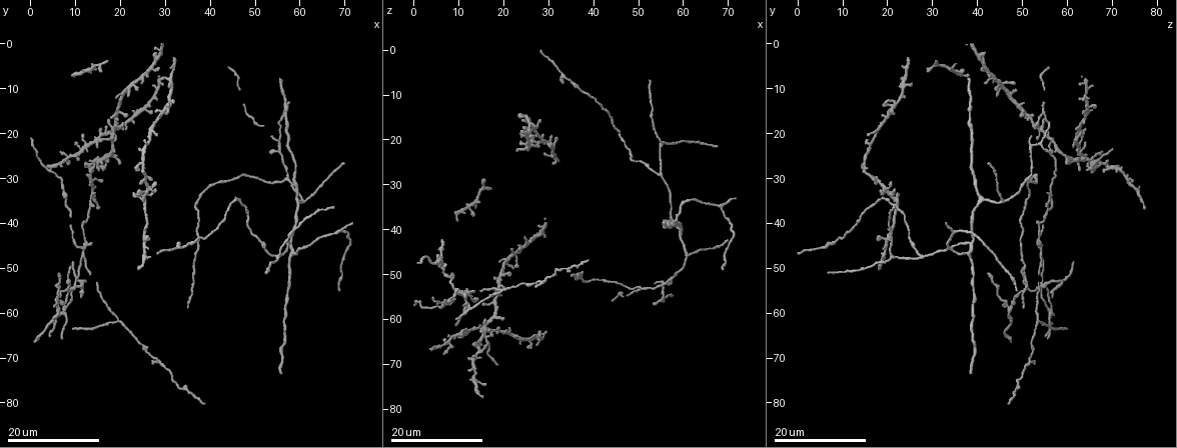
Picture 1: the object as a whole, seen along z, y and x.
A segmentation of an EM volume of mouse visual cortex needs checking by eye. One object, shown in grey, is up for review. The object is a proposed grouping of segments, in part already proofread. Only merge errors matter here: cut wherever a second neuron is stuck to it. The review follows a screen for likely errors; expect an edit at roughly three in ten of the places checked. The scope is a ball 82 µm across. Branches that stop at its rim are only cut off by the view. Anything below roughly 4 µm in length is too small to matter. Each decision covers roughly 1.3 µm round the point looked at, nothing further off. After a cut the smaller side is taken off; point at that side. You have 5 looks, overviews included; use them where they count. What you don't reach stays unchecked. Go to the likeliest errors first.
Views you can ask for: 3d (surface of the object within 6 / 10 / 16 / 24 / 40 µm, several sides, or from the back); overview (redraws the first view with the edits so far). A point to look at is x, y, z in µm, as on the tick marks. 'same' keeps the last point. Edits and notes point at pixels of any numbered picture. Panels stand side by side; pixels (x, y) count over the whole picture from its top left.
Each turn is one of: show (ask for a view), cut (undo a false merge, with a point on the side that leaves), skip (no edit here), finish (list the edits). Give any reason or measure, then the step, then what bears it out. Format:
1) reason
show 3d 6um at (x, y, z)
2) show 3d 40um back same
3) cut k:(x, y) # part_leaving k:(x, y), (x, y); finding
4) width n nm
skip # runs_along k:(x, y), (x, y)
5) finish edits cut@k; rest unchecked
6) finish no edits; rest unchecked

three arms meet
show 3d 24um at (19.0, 61.5, 53.5)

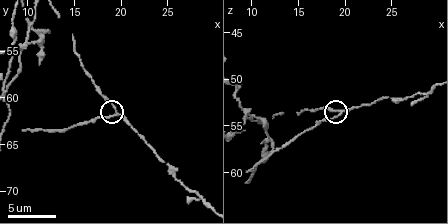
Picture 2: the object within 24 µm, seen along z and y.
closer look
show 3d 6um at (19.4, 61.6, 53.4)

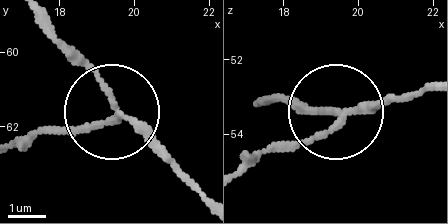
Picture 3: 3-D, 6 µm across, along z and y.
arms 3
cut 3:(49, 132) # part_leaving 3:(101, 125), (18, 137); two neurons meet here

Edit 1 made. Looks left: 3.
see it whole again
show overview

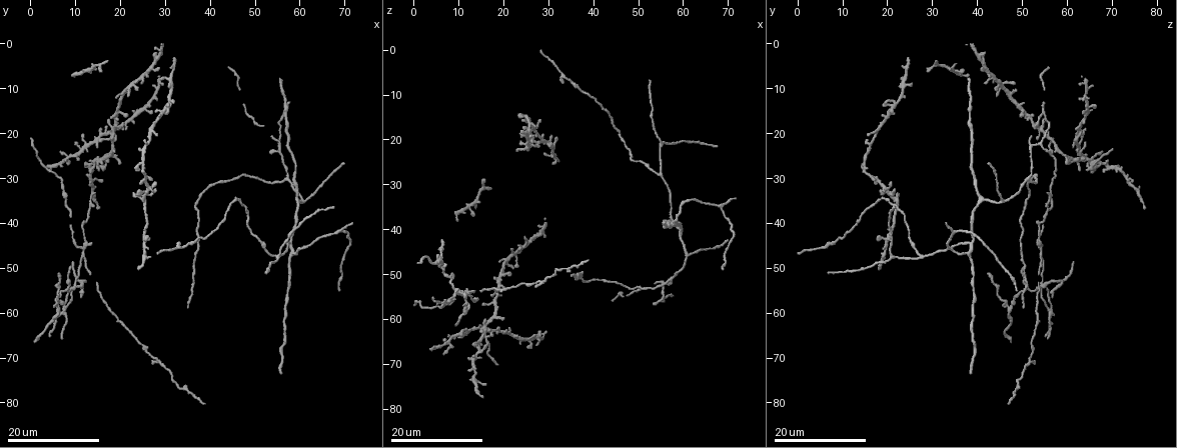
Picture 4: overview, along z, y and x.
branch point
show 3d 16um at (11.5, 47.0, 54.5)

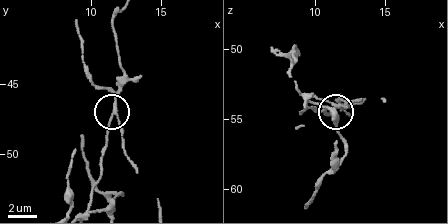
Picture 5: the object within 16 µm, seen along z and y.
show 3d 6um same

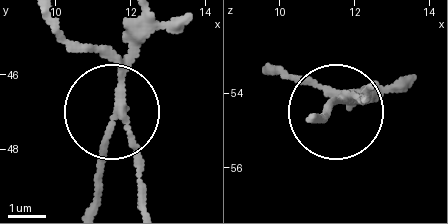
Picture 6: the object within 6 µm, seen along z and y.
side_arm 30 um
cut 6:(124, 32) # part_leaving 6:(122, 90), (96, 201); a second neuron is stuck on

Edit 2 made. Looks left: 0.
finish edits cut@3, cut@6; rest unchecked

